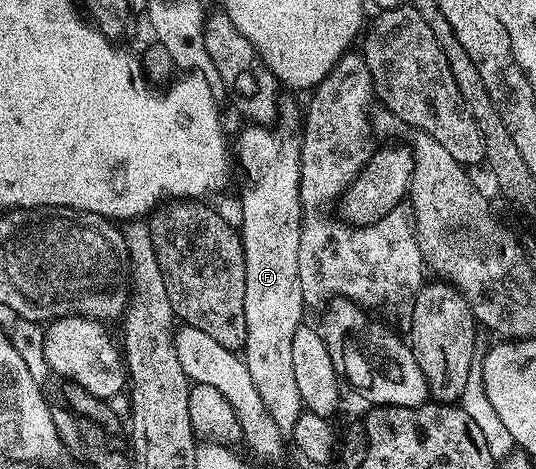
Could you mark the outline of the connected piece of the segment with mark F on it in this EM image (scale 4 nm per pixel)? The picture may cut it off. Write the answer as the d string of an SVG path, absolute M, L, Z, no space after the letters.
M284 99L279 105L279 115L274 124L270 126L247 126L247 129L239 136L239 160L237 162L243 166L243 172L247 175L247 180L251 185L243 192L243 201L239 204L239 212L243 215L243 221L238 221L237 228L243 238L243 253L245 254L245 346L242 351L245 353L245 361L248 366L249 375L253 378L253 383L257 388L257 393L264 402L264 409L269 412L270 418L277 424L281 432L291 434L294 424L300 415L305 411L301 400L301 393L297 390L296 375L293 374L293 334L297 328L304 323L303 312L303 291L301 290L301 278L299 277L299 267L297 266L297 250L301 242L301 230L303 229L303 207L299 197L299 179L301 178L301 146L303 145L303 118L304 113L294 104L293 101Z

